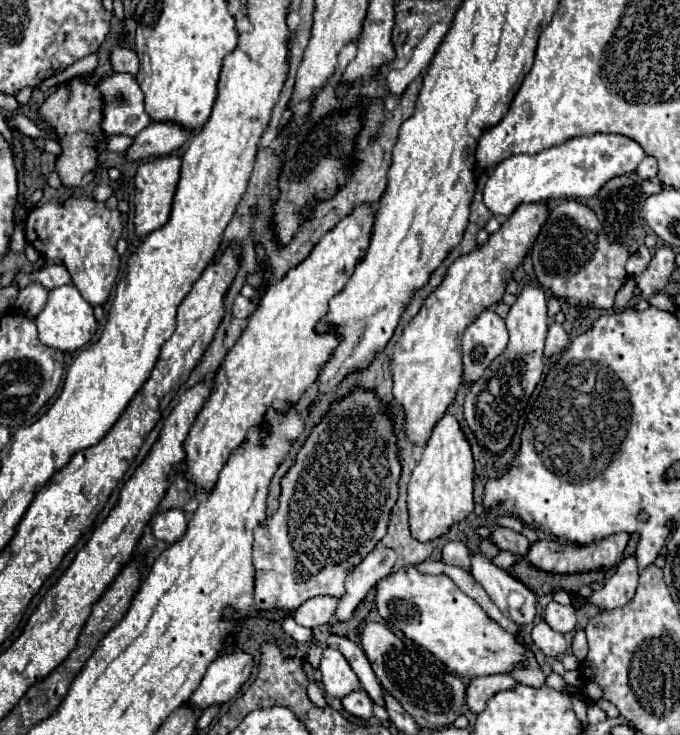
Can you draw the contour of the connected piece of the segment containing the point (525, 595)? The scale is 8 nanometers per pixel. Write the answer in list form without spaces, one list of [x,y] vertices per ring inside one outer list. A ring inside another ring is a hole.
[[[478,551],[472,557],[472,577],[486,589],[494,605],[518,627],[530,625],[536,617],[536,595],[506,569],[496,567]]]

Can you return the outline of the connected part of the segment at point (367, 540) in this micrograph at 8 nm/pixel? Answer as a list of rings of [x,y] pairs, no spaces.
[[[354,389],[314,427],[298,451],[296,465],[282,479],[278,511],[266,519],[264,527],[254,531],[254,565],[258,571],[254,587],[256,607],[294,611],[316,595],[342,597],[344,577],[370,553],[370,547],[376,547],[386,535],[390,511],[398,499],[398,477],[396,435],[390,417],[386,417],[386,407],[372,391]]]

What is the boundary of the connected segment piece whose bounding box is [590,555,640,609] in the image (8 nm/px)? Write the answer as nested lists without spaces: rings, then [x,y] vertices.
[[[630,555],[626,557],[616,571],[612,573],[612,577],[606,581],[606,585],[592,593],[590,603],[598,605],[600,609],[616,609],[626,605],[634,593],[636,593],[636,585],[638,585],[638,563],[636,557]]]

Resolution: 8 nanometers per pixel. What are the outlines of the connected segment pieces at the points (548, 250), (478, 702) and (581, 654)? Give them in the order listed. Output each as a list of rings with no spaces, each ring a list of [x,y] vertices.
[[[568,199],[548,213],[546,223],[532,247],[534,273],[542,287],[560,299],[568,299],[570,305],[602,307],[614,305],[614,295],[624,285],[628,247],[610,243],[598,217],[586,205]]]
[[[506,673],[502,675],[488,675],[488,677],[474,677],[470,685],[466,687],[466,705],[472,713],[482,713],[486,707],[486,701],[504,689],[514,687],[514,679]]]
[[[578,629],[574,639],[572,639],[572,651],[576,655],[578,661],[584,661],[586,653],[588,653],[588,645],[586,645],[586,635],[584,635],[584,629]]]

